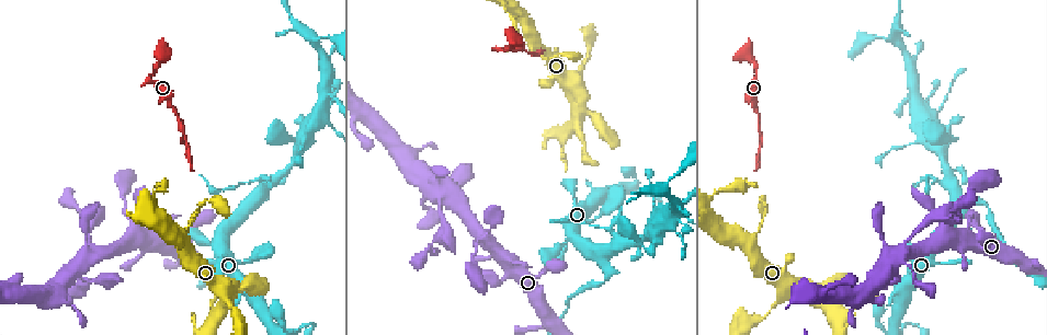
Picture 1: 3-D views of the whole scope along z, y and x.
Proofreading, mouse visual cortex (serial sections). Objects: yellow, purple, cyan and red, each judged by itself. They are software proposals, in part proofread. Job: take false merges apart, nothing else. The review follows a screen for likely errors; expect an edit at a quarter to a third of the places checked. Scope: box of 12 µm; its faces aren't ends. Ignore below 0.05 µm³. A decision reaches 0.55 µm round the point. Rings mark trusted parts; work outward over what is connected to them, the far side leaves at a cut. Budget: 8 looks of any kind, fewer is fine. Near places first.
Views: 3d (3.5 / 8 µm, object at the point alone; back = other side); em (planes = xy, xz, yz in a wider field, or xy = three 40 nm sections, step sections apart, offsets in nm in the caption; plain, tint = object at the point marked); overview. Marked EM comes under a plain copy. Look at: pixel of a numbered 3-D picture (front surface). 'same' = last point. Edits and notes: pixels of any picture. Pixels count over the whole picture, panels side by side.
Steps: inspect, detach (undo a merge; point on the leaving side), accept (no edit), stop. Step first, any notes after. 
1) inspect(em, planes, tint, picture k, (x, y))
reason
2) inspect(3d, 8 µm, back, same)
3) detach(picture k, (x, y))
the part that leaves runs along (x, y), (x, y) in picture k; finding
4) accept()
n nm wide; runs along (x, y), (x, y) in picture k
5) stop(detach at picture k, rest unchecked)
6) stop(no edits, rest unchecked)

inspect(3d, 3.5 µm, picture 1, (442, 206))
a narrow waist

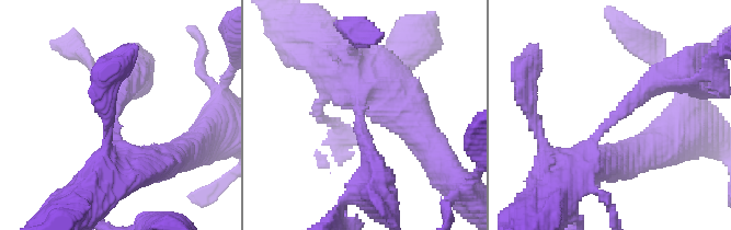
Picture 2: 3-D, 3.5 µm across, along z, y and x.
inspect(em, xy, step 1, tint, picture 2, (359, 114))
arms of 250, 500 nm

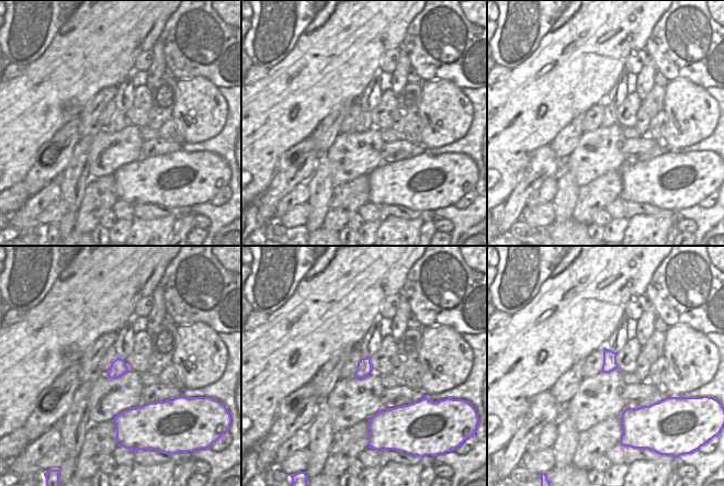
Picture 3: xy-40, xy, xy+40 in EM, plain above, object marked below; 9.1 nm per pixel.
detach(picture 2, (636, 103))
two cells meet here

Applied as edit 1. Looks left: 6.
inspect(overview)

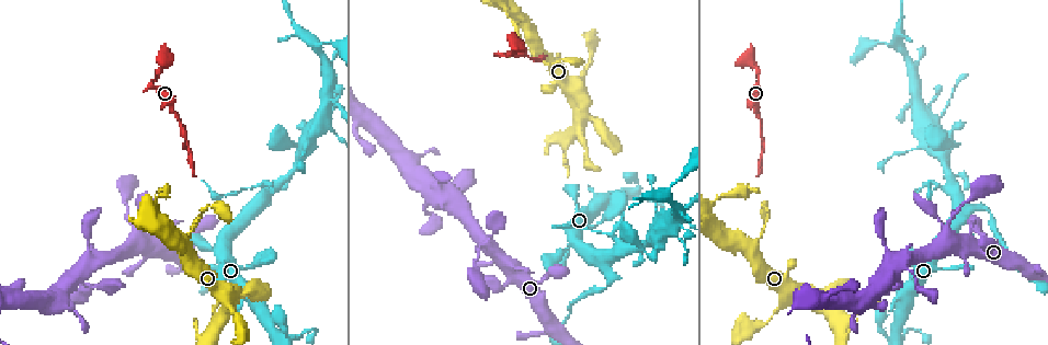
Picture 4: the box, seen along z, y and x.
inspect(3d, 3.5 µm, picture 4, (253, 208))
abrupt turn

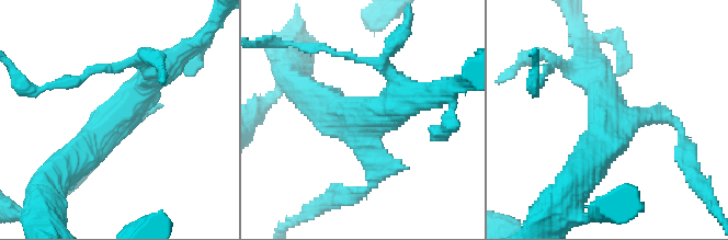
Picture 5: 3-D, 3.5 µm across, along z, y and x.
inspect(em, planes, tint, picture 5, (630, 120))
3 arms; arms of 200, 400, 450 nm

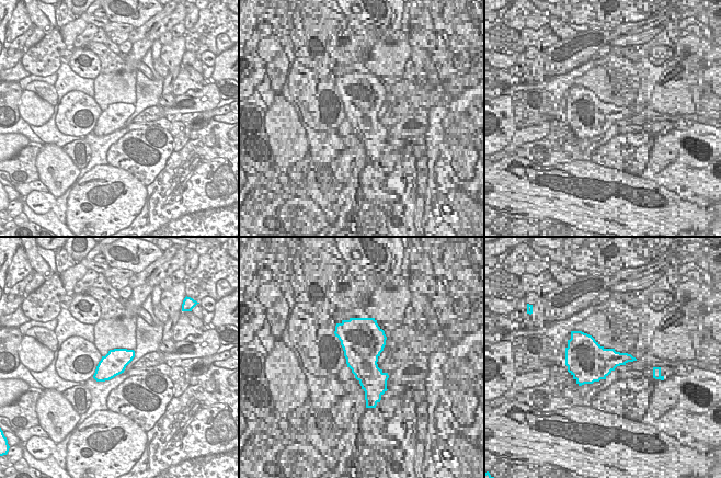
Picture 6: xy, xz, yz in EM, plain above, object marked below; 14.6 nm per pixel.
accept()
360 nm wide; runs along (64, 169), (117, 118), (165, 64) in picture 5; continuous, no second cell

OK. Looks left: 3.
inspect(3d, 3.5 µm, picture 4, (300, 152))
abrupt turn

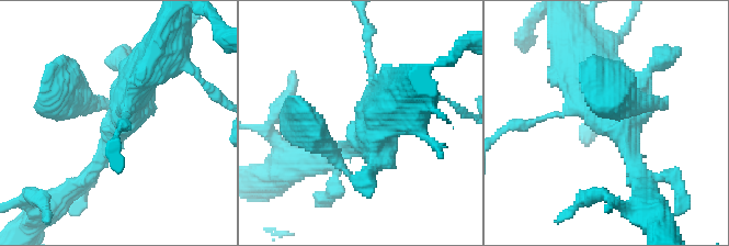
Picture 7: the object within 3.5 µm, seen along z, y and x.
inspect(em, xy, step 3, tint, picture 7, (620, 123))
now the EM

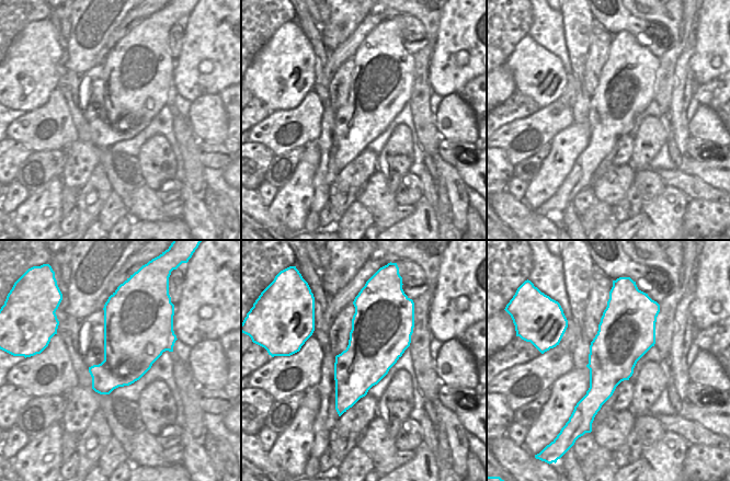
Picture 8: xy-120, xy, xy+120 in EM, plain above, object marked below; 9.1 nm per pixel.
inspect(em, planes, tint, same)
cut it another way

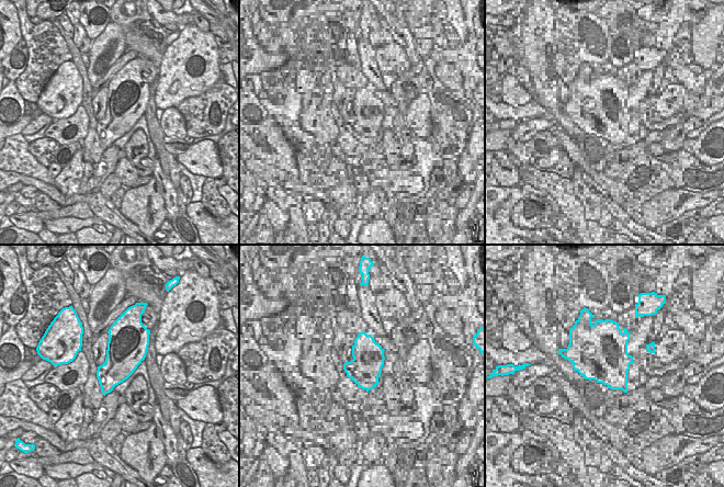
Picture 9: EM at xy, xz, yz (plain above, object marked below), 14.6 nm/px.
accept()
runs along (92, 167), (160, 48) in picture 7; continuous, no second cell

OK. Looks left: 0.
stop(detach at picture 2, rest unchecked)

